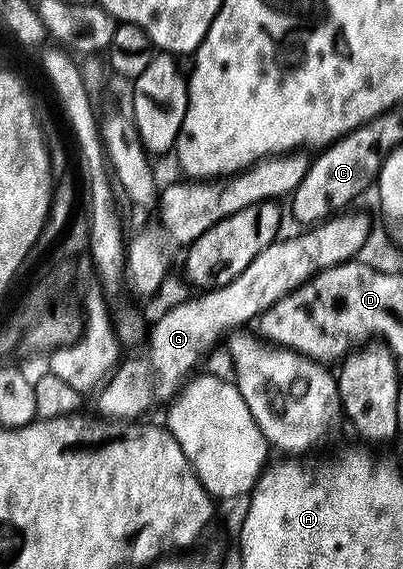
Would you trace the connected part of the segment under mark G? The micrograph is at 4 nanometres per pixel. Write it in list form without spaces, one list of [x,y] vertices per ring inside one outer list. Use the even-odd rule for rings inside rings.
[[[338,212],[306,229],[309,230],[306,234],[297,234],[294,238],[282,237],[272,242],[267,248],[263,248],[263,252],[259,252],[259,256],[255,256],[255,260],[251,260],[251,264],[247,264],[247,268],[243,268],[243,272],[239,272],[239,276],[235,276],[235,280],[231,280],[231,284],[223,284],[217,290],[198,293],[196,295],[198,298],[189,298],[186,302],[171,307],[148,331],[143,342],[145,351],[135,355],[134,358],[127,360],[125,358],[109,374],[104,385],[96,391],[98,410],[96,413],[105,420],[137,420],[142,417],[140,414],[145,414],[156,406],[164,407],[166,403],[176,398],[177,391],[198,369],[196,366],[200,364],[201,357],[217,341],[221,342],[230,332],[244,327],[246,325],[244,322],[252,323],[267,307],[274,306],[280,298],[302,286],[308,278],[314,278],[319,272],[338,266],[341,262],[356,259],[359,248],[363,248],[363,240],[367,240],[371,223],[365,214],[353,214],[350,218],[347,215],[348,213]]]

